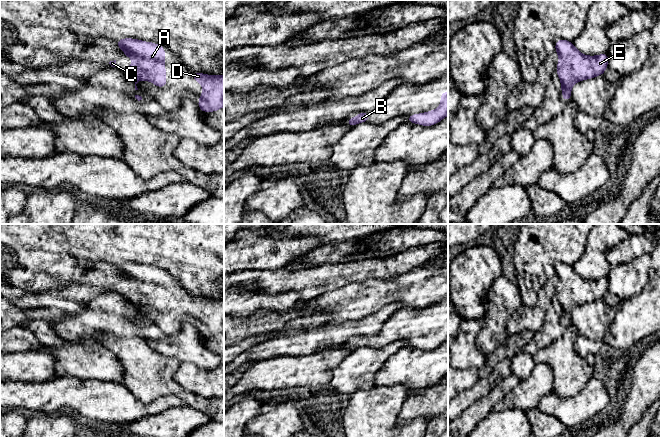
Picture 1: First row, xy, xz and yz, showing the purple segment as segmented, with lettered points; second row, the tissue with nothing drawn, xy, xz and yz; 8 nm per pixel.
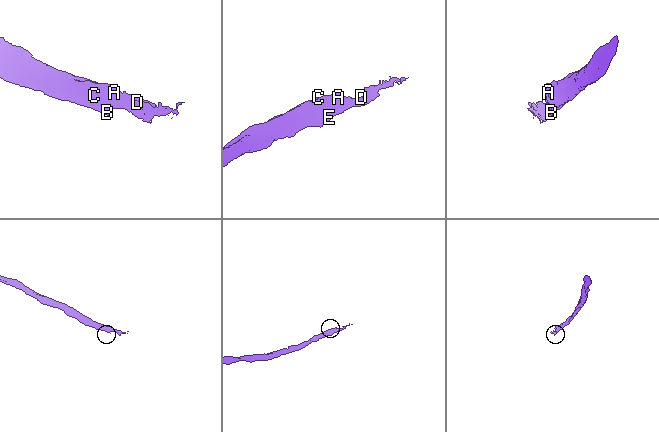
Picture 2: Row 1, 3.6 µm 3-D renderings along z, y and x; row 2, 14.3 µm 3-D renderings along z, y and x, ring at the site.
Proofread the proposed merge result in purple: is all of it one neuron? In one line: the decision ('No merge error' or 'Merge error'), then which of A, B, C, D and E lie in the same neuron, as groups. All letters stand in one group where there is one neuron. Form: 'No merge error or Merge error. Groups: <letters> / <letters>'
No merge error. Groups: A B C D E

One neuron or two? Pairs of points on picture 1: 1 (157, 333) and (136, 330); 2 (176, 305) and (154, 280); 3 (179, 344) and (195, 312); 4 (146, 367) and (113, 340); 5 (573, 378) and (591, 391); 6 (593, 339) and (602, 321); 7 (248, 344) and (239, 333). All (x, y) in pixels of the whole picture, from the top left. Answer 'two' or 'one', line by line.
1: one
2: one
3: two
4: one
5: two
6: one
7: two

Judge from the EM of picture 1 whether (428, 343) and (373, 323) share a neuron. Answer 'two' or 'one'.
two

